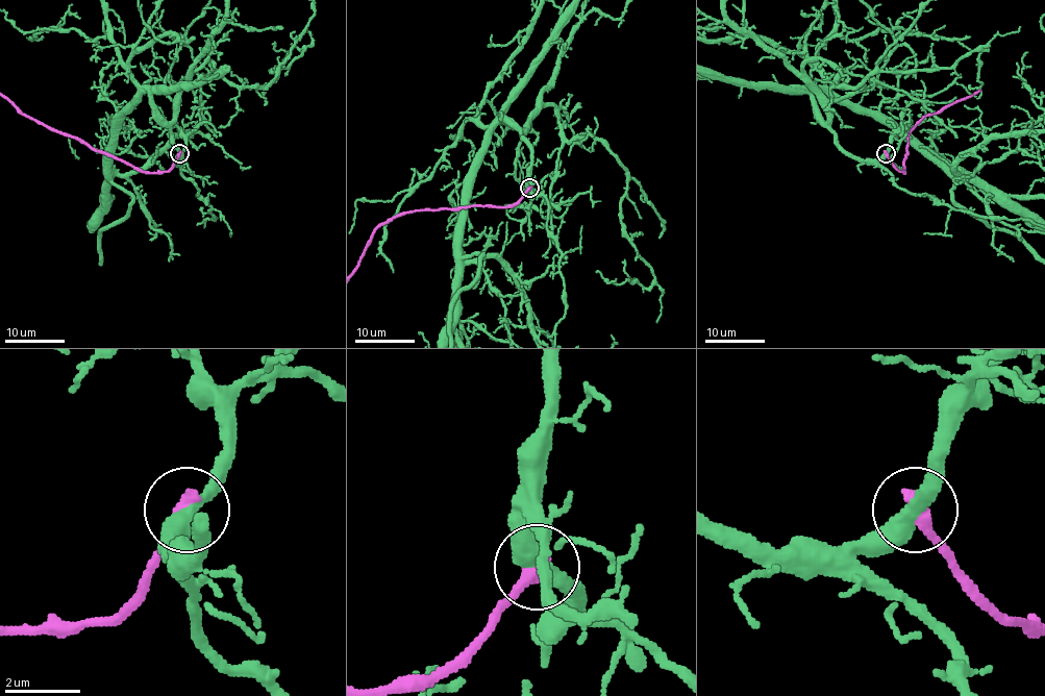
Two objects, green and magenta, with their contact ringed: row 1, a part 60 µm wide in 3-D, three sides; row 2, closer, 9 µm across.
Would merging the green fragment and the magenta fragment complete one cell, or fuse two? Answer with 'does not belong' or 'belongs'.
does not belong

